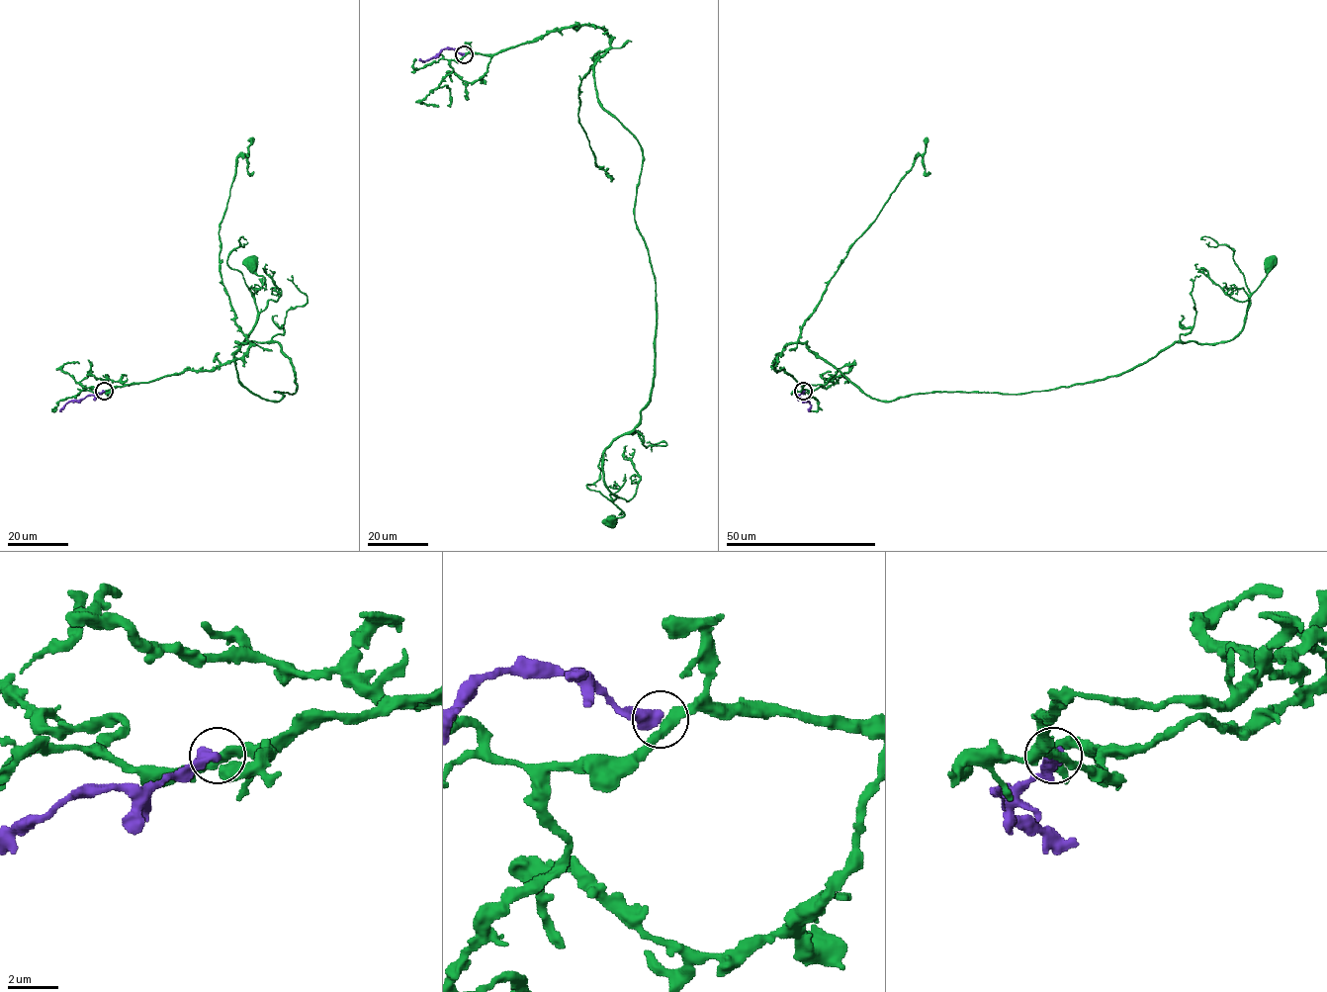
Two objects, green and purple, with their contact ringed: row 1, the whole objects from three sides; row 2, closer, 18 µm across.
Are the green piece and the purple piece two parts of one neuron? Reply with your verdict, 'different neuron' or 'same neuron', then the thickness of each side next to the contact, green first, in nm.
different neuron; 360 nm thick on the green side, 500 nm on the other

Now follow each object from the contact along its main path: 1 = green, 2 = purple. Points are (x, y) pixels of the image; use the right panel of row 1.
1: (803, 391), (774, 367), (787, 344), (804, 343), (881, 401), (1119, 376), (1175, 342), (1230, 341), (1270, 262)
2: (803, 391), (798, 397), (810, 405), (809, 411)

